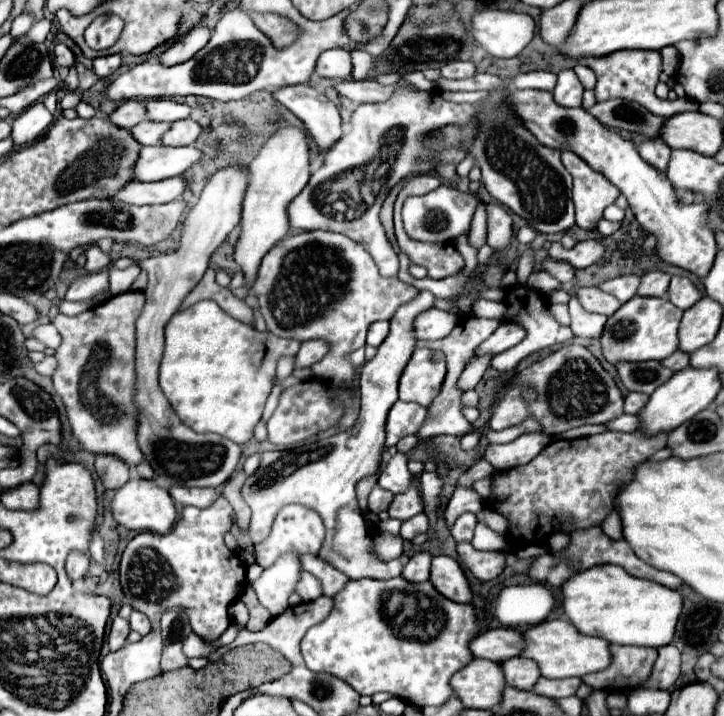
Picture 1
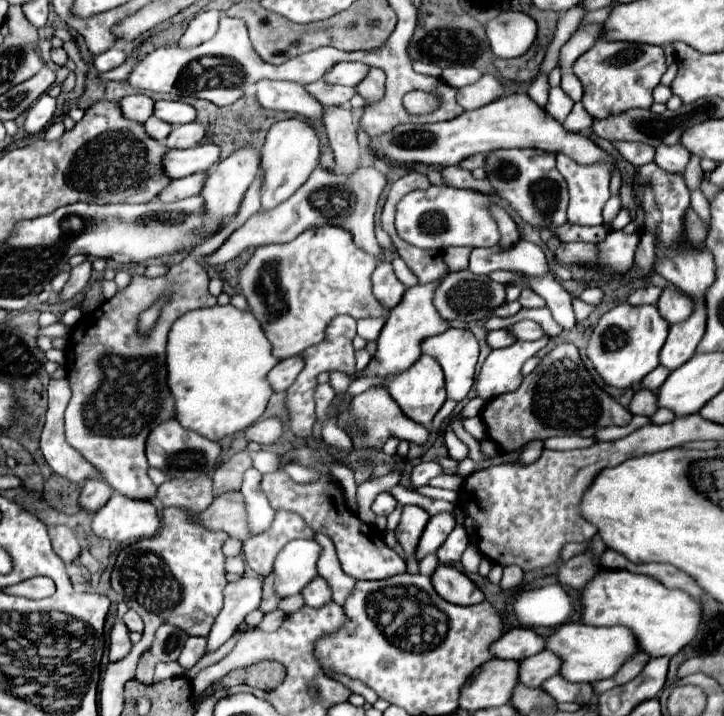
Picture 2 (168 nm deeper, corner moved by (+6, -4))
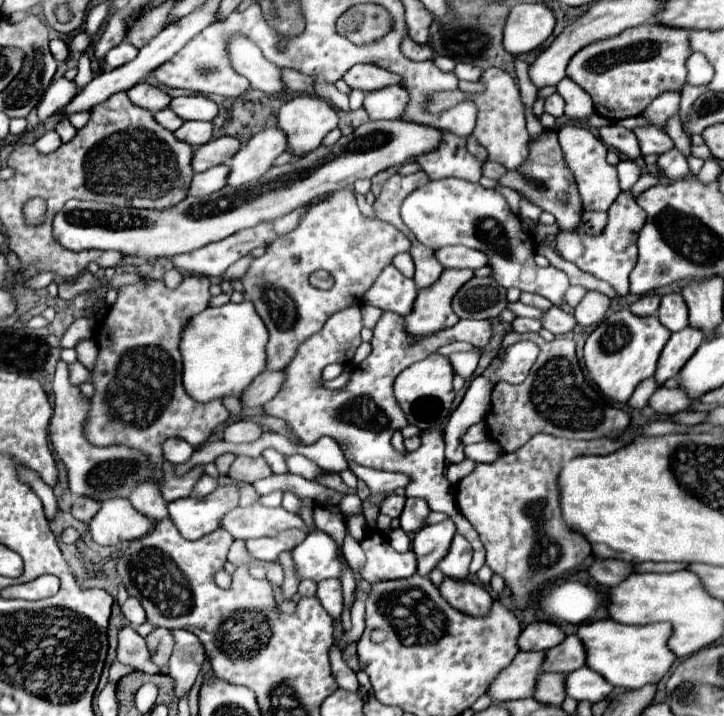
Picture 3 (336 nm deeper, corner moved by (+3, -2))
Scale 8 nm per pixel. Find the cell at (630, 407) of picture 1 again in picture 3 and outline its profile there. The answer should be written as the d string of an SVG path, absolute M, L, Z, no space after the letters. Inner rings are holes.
M659 386L649 400L649 406L657 414L675 414L679 410L687 410L689 404L691 400L687 400L681 388L663 388L663 386Z

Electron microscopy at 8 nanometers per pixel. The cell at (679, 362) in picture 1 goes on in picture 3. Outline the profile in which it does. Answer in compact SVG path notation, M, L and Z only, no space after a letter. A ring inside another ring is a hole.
M653 376L647 378L647 380L643 380L643 382L635 388L633 396L629 398L629 406L633 406L633 408L643 408L643 406L647 406L647 400L649 400L649 396L651 396L655 390L657 390L657 382L655 382Z

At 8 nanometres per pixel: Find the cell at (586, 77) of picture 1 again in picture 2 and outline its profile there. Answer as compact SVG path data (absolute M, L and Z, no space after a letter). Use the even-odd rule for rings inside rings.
M564 72L562 74L562 88L564 88L564 92L574 102L580 102L582 100L582 84L580 84L580 80L572 72Z

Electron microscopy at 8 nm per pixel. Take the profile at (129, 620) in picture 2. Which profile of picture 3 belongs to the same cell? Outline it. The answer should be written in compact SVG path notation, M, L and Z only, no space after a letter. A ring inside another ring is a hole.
M127 598L127 602L121 606L125 618L131 622L131 626L139 626L145 622L145 610L143 606L139 604L139 600L135 598Z

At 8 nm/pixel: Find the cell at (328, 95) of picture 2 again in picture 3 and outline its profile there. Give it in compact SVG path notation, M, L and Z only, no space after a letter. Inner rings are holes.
M281 70L283 72L283 82L289 90L301 92L301 94L311 94L311 84L315 84L313 76L305 76L297 70Z

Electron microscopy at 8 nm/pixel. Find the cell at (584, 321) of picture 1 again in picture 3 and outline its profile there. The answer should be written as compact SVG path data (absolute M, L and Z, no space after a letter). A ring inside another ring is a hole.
M457 178L435 180L405 198L401 206L401 218L421 244L433 250L439 250L447 244L479 248L489 256L493 278L503 288L519 288L521 292L545 296L553 302L553 306L563 308L565 312L573 312L573 306L565 302L565 292L569 288L567 274L557 268L539 268L533 262L533 236L521 230L519 220L513 216L499 192Z

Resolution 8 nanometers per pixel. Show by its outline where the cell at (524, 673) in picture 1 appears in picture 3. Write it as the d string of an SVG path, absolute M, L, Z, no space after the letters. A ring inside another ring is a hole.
M565 636L561 644L547 650L541 664L541 672L573 672L575 668L585 666L585 648L577 636Z

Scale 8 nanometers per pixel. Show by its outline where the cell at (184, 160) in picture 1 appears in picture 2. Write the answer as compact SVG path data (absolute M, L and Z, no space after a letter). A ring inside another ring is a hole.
M200 144L186 150L170 150L164 156L164 168L170 178L184 178L196 172L206 172L220 160L216 144Z

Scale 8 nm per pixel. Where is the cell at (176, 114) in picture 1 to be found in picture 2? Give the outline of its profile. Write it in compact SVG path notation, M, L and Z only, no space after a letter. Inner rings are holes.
M158 100L154 106L154 116L168 124L188 124L196 120L196 108L180 100Z

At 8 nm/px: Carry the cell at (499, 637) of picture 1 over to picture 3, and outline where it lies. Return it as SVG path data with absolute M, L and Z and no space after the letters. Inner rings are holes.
M531 622L519 636L517 644L523 652L545 652L565 638L565 632L551 622Z

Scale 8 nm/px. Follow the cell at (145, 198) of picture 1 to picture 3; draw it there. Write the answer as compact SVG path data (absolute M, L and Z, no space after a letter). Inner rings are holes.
M227 164L209 168L201 174L195 174L191 180L191 188L187 190L187 196L209 196L211 192L217 192L225 186L225 178L229 174Z

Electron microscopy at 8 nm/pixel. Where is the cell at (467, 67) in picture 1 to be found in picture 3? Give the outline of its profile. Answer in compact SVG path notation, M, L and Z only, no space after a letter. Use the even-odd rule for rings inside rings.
M459 62L457 68L455 68L455 74L457 74L457 78L461 78L461 80L477 82L479 76L483 74L483 70L477 68L477 66L471 66L471 64L463 64L463 62Z

